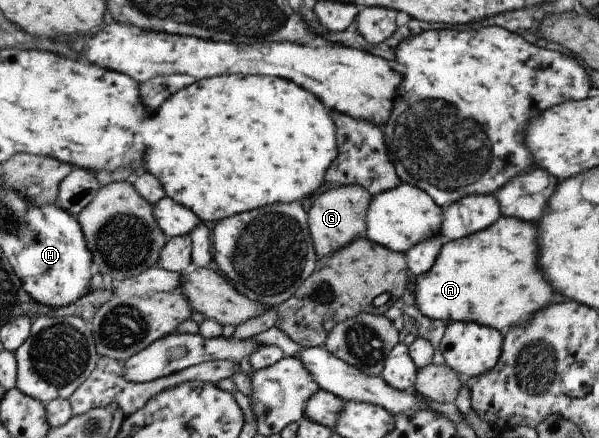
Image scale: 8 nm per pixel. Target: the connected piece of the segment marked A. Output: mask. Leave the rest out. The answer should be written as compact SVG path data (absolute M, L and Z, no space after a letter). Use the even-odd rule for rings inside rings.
M500 216L495 223L461 239L444 241L436 260L415 282L415 305L423 315L451 323L464 321L496 329L501 336L512 326L524 328L534 312L542 310L554 296L550 284L542 278L538 264L534 224Z

